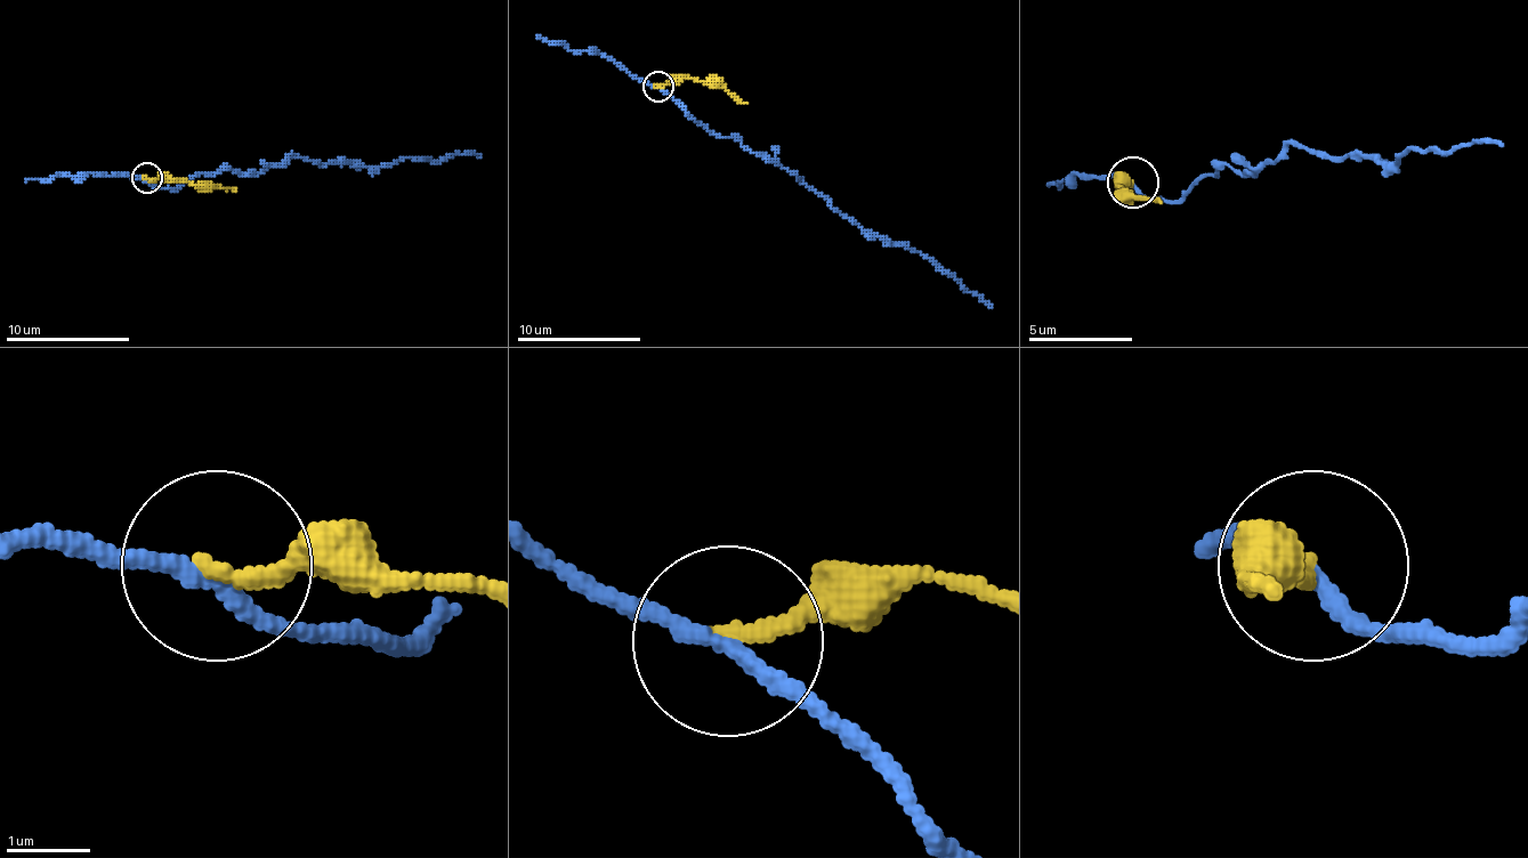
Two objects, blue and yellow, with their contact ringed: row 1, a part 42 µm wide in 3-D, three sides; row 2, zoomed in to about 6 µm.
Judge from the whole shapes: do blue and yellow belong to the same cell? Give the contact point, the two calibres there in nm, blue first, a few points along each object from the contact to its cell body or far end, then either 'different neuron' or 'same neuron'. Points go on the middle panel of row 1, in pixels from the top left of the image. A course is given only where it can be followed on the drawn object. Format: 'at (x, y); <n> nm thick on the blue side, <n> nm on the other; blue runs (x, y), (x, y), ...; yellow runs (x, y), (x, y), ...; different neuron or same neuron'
at (659, 87); 180 nm thick on the blue side, 200 nm on the other; blue runs (657, 88), (710, 131), (775, 159), (874, 233), (932, 258), (992, 307); yellow runs (657, 88), (697, 78), (722, 85), (748, 103); different neuron

